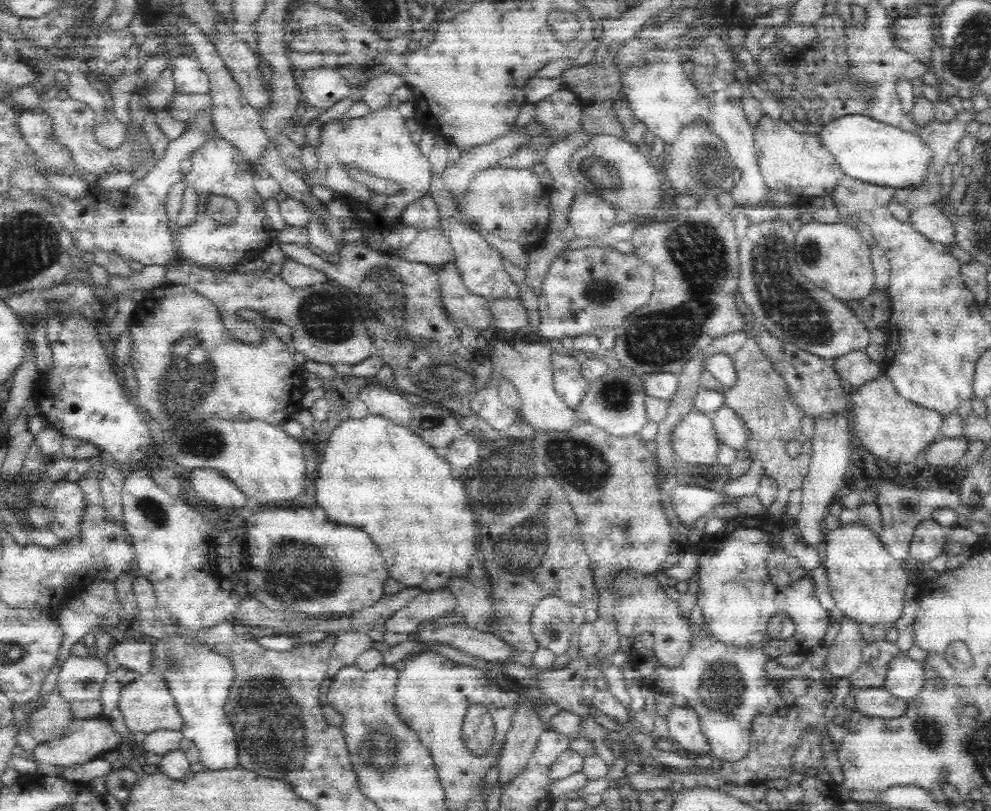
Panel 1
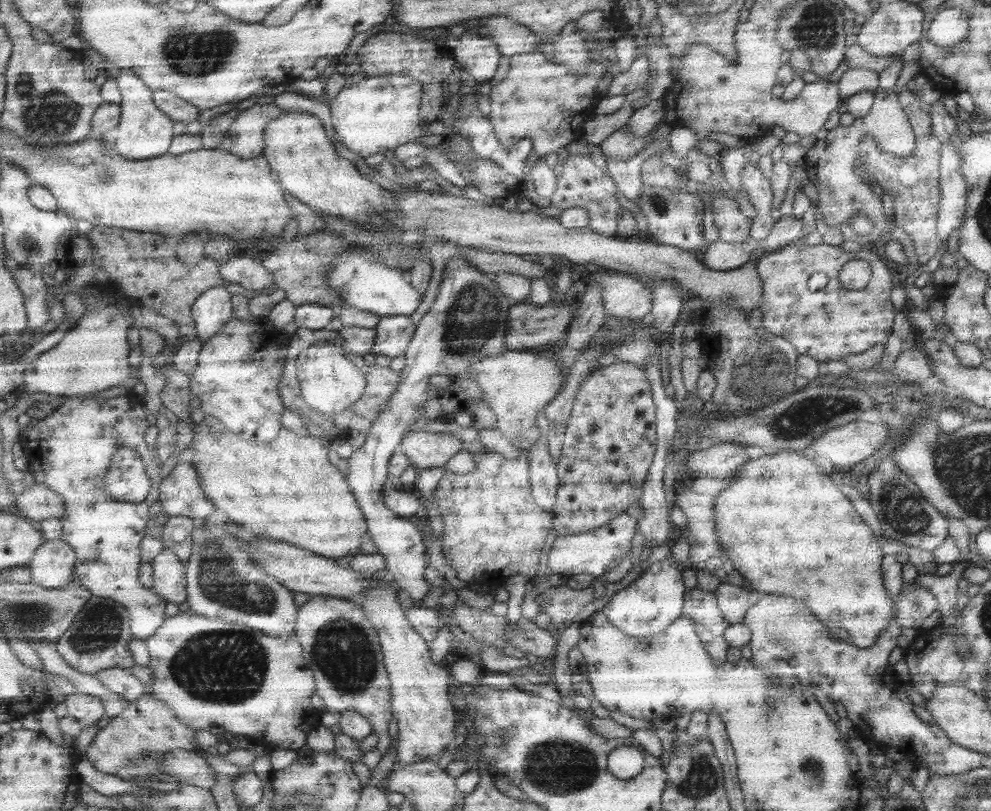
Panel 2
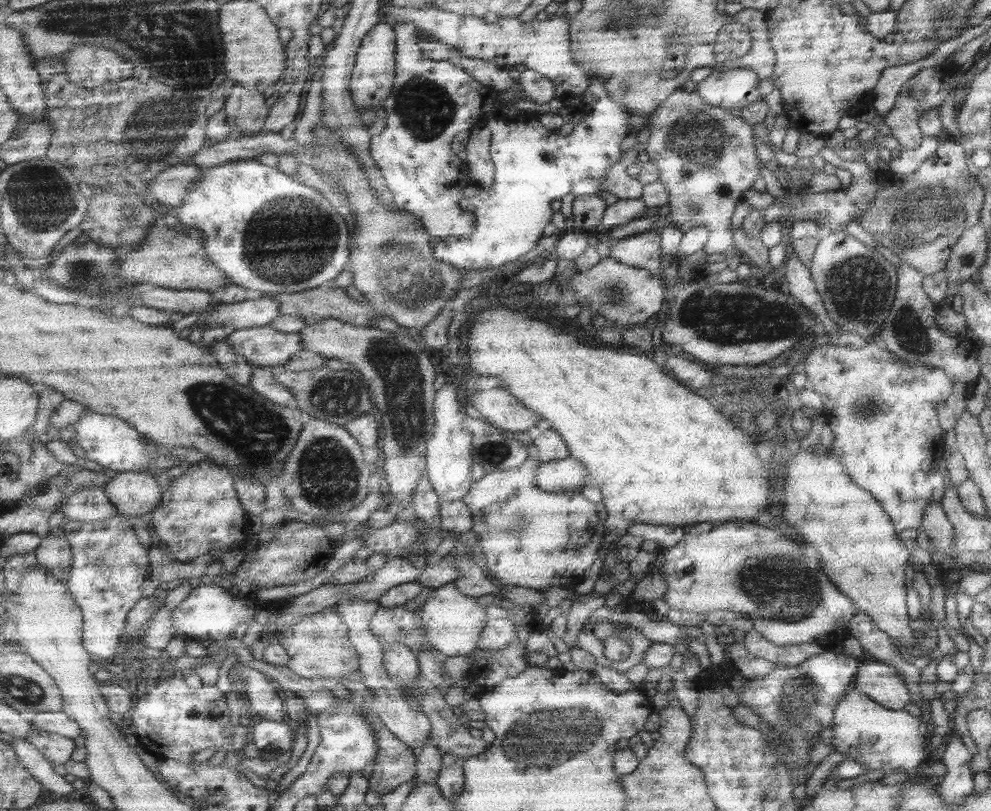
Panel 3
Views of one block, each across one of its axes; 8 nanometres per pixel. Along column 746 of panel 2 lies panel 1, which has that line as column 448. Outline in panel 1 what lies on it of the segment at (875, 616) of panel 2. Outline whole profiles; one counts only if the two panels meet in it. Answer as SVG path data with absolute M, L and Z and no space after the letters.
M376 415L345 420L331 436L316 480L316 500L326 510L328 520L368 532L386 560L389 577L408 587L437 591L446 589L451 578L466 576L473 560L480 557L476 546L476 520L468 506L464 484L452 478L447 459L437 456L410 427Z

